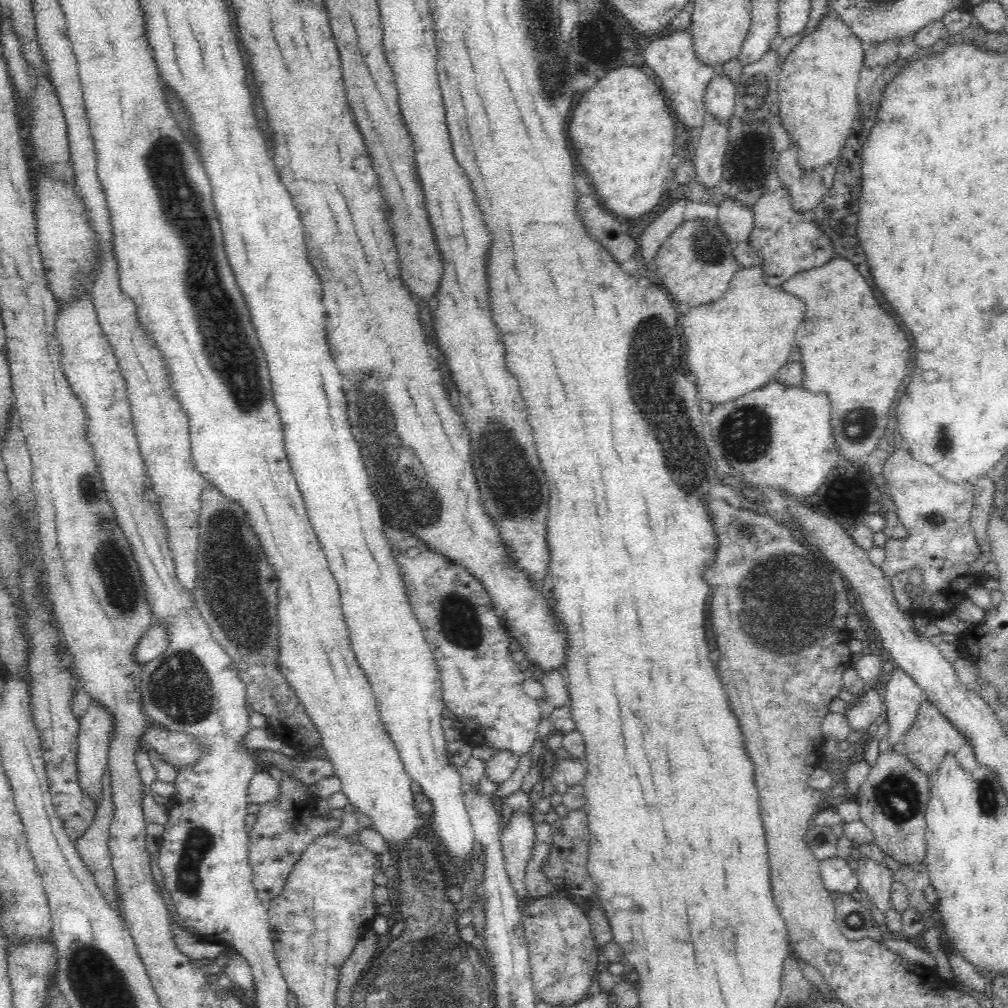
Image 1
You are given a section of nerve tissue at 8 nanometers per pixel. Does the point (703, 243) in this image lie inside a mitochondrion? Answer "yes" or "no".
yes

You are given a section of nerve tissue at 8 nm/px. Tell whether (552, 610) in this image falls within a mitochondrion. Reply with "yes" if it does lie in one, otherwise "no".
no

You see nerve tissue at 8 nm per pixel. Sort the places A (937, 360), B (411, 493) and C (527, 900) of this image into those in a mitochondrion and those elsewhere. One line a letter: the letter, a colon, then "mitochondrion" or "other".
A: other
B: mitochondrion
C: other

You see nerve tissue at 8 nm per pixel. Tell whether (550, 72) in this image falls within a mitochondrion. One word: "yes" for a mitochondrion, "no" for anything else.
yes

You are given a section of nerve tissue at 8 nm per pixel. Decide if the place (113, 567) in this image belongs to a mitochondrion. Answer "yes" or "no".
yes

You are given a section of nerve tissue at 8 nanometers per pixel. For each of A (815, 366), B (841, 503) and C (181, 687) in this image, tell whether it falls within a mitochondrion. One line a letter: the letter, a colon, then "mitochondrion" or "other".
A: other
B: other
C: mitochondrion

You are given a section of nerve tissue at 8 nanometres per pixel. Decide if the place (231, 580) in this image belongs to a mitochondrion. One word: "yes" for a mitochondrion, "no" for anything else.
yes

